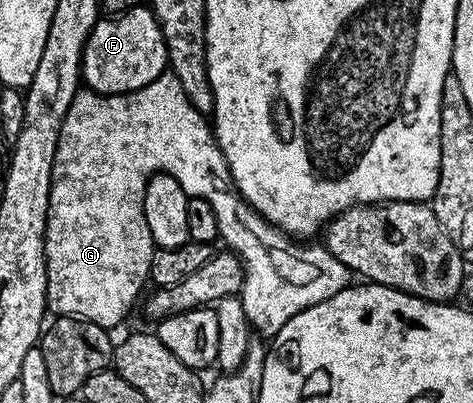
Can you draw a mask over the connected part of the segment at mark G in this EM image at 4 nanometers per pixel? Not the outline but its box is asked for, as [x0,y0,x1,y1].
[44,70,354,338]

